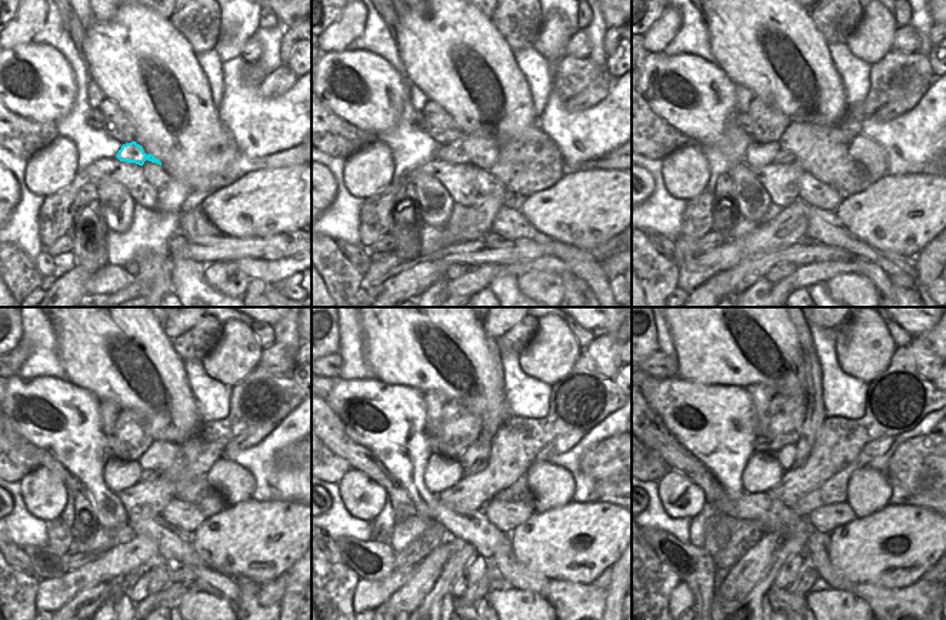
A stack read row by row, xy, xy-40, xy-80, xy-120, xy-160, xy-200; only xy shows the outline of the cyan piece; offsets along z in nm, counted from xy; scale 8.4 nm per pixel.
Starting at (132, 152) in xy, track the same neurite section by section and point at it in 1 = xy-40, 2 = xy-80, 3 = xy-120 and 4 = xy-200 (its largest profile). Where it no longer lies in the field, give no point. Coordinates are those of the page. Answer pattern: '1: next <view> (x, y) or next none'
1: next xy-40 (483, 153)
2: next xy-80 (805, 143)
3: next xy-120 (165, 457)
4: next xy-200 (788, 456)

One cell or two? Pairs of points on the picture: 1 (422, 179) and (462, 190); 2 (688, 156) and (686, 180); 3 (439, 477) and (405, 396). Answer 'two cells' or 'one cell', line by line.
1: two cells
2: one cell
3: two cells

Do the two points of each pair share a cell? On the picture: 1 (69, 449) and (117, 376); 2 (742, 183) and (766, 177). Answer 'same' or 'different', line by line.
1: different
2: different

